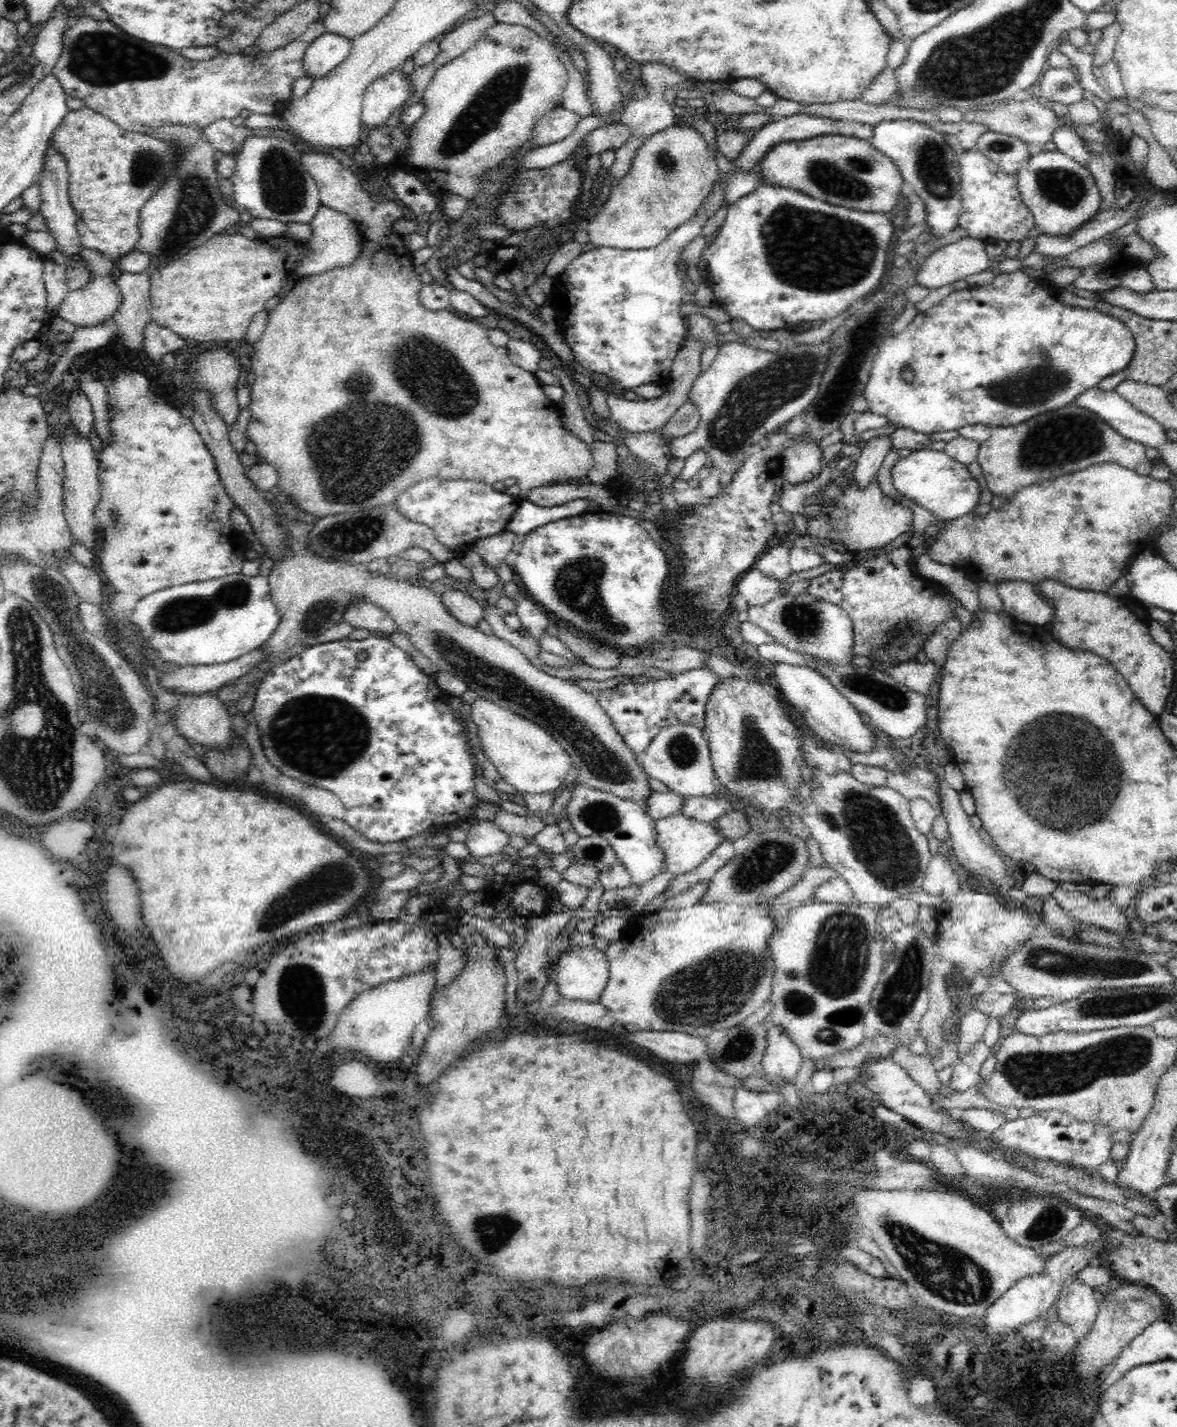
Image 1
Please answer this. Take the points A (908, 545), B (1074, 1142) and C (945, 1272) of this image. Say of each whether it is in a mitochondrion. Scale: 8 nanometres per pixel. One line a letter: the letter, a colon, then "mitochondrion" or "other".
A: other
B: other
C: mitochondrion

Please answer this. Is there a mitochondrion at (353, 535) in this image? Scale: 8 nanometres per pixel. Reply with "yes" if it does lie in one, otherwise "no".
yes

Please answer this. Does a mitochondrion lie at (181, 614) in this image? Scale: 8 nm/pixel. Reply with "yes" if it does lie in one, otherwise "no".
yes

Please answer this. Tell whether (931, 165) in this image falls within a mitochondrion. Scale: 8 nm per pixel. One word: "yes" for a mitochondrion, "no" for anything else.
yes

